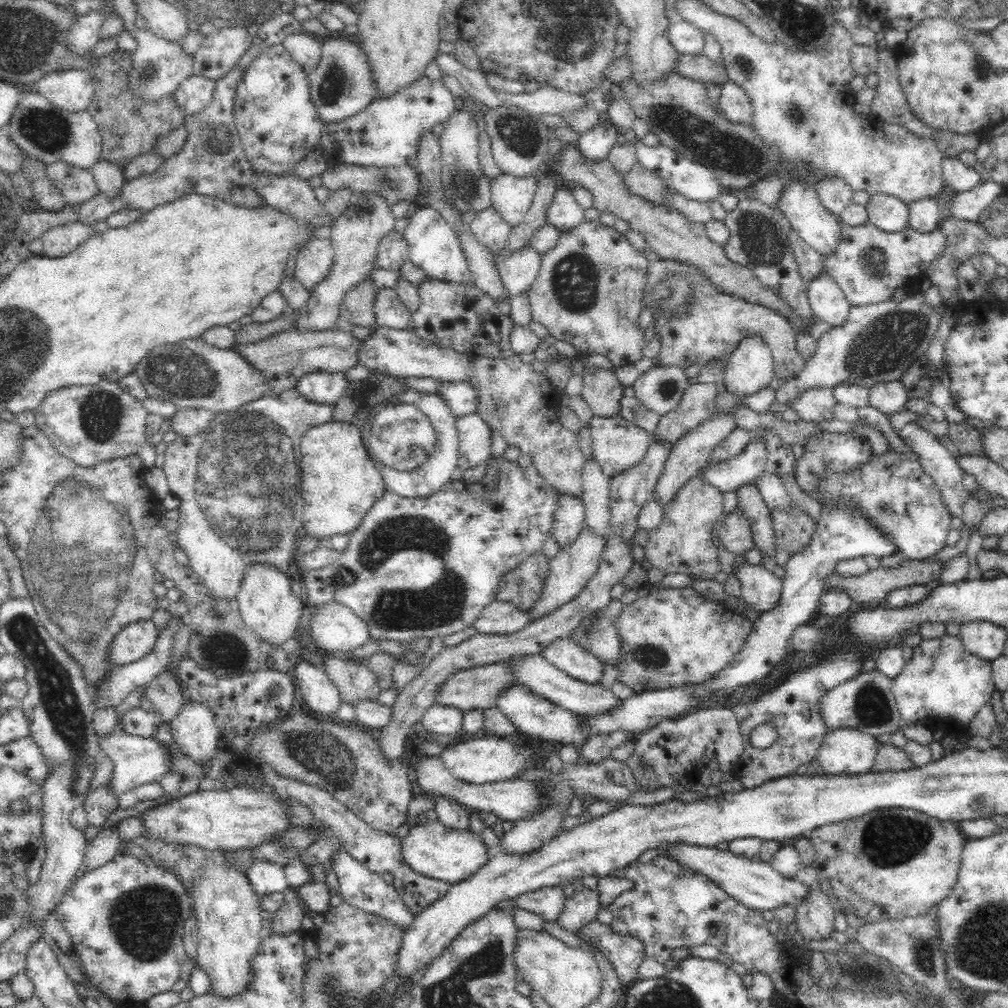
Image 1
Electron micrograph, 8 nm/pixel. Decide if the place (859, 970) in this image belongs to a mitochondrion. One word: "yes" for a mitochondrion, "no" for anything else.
yes

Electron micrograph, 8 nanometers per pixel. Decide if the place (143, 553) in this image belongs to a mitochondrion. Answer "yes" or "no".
no

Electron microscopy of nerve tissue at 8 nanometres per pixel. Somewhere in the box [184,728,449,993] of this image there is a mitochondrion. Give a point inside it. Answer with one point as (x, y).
(248, 808)

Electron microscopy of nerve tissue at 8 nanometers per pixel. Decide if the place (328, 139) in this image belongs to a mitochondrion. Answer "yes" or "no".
no

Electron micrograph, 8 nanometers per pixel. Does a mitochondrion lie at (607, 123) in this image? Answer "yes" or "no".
no

